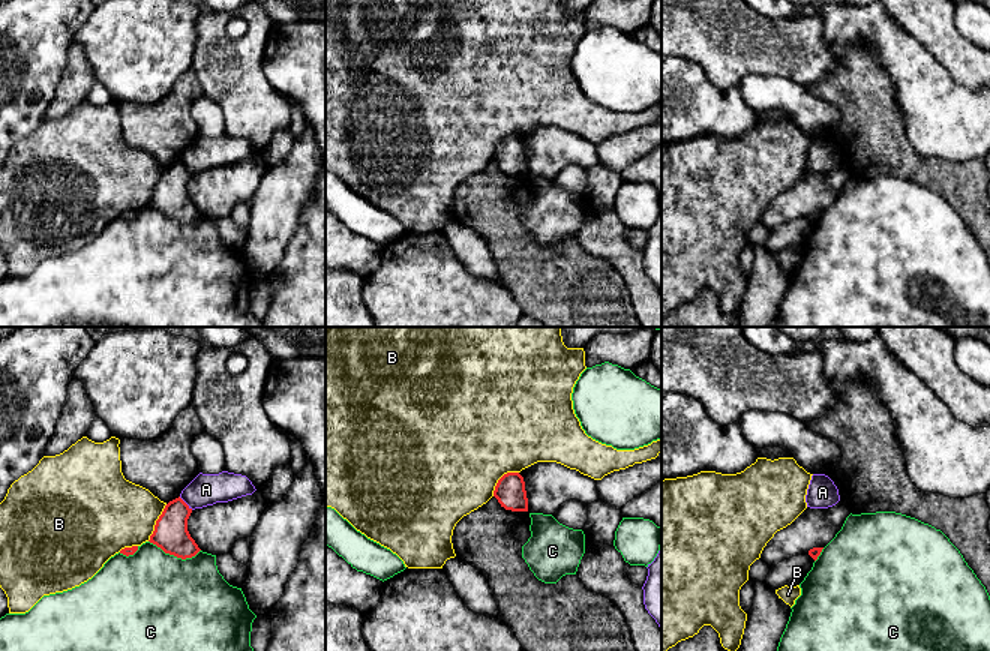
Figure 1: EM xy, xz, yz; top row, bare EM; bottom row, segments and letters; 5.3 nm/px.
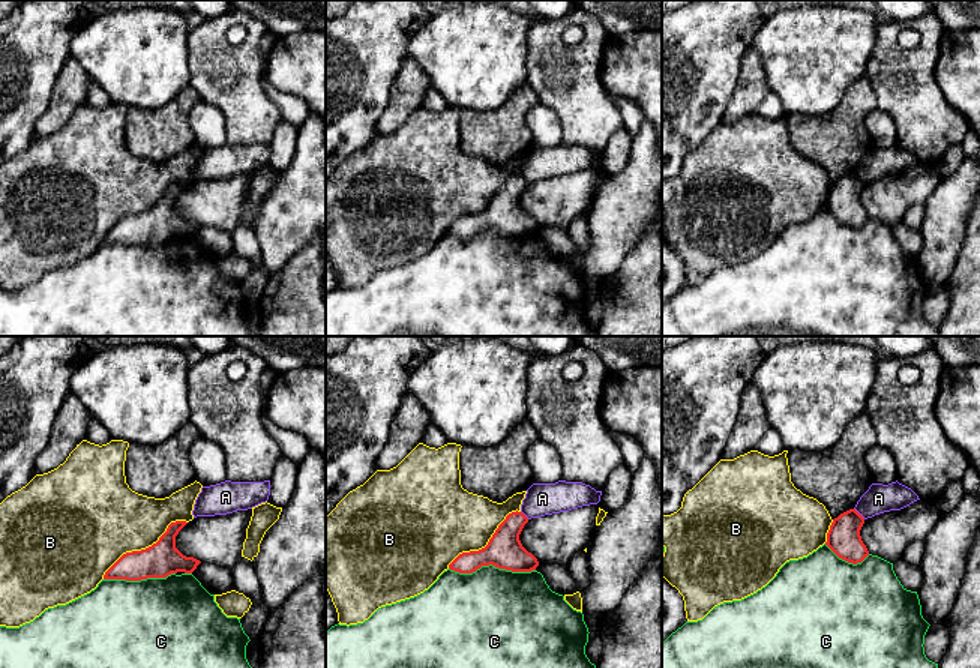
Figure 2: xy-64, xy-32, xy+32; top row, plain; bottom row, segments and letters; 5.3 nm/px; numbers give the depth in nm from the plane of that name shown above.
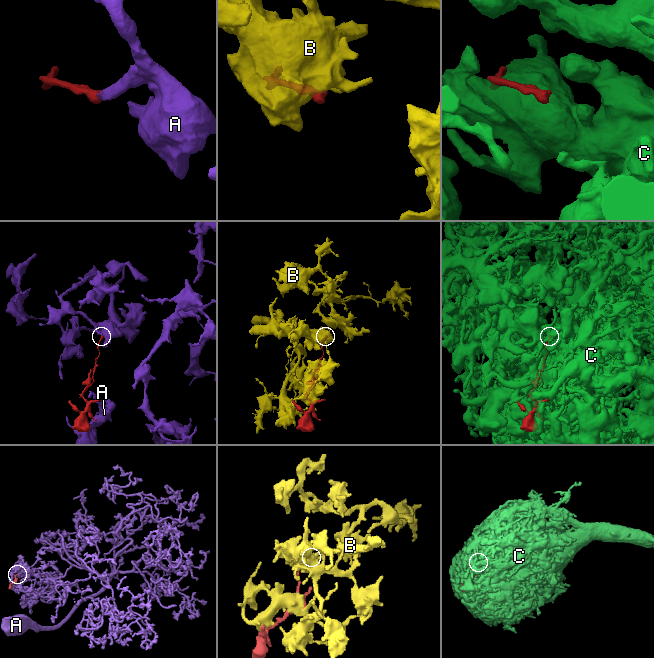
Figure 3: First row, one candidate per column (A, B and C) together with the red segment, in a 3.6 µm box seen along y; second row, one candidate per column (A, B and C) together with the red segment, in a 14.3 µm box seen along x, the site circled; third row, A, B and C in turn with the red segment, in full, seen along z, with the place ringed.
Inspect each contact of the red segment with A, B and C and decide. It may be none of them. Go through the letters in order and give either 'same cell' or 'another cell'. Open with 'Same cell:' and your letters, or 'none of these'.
Same cell: C
A: another cell
B: another cell
C: same cell

